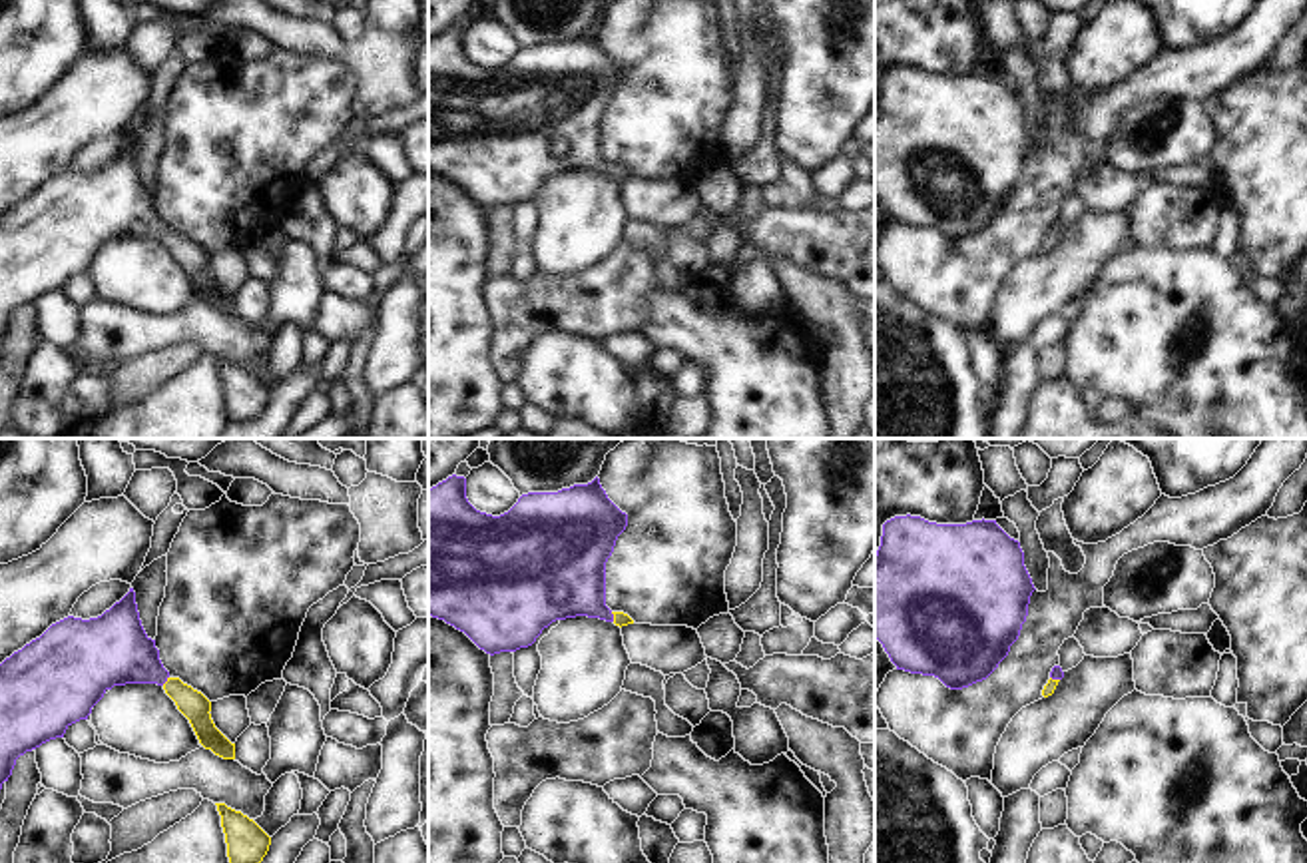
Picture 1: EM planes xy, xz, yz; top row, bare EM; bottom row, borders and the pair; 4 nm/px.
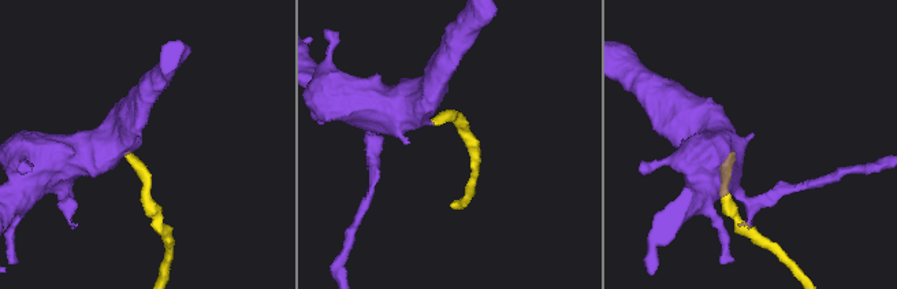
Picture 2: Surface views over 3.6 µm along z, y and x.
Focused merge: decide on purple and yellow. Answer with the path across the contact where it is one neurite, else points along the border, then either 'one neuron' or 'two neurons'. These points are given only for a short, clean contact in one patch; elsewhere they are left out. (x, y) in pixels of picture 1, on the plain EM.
runs through xy (112, 204), (134, 212), (166, 234), (190, 256); one neuron

